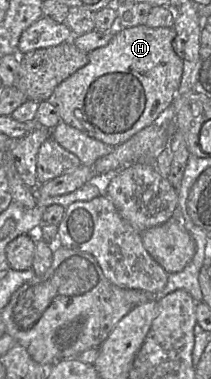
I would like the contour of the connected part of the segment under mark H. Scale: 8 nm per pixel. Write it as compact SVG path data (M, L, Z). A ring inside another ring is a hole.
M138 25L116 28L107 45L88 53L88 63L55 88L51 102L56 106L61 122L111 147L126 142L142 129L160 122L169 114L176 99L183 72L183 61L173 48L175 37L173 27Z

